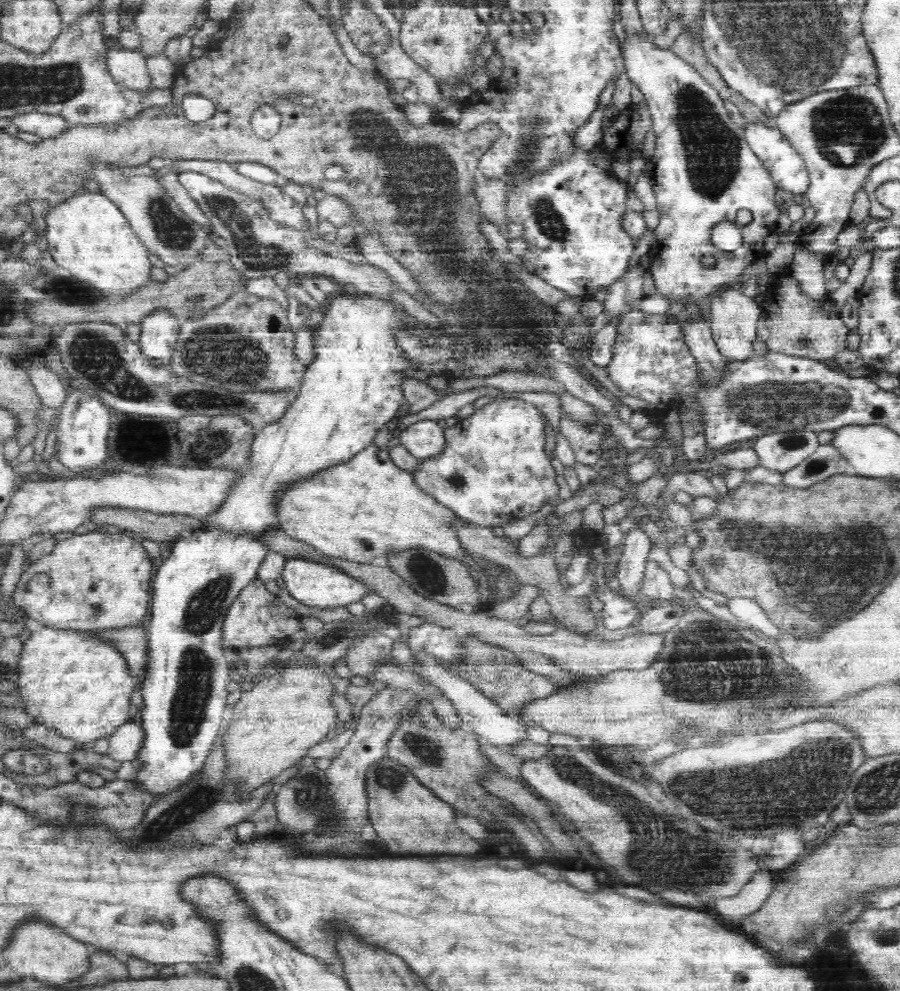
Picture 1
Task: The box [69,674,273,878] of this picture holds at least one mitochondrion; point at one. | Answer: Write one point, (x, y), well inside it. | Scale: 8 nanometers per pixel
(206, 793)

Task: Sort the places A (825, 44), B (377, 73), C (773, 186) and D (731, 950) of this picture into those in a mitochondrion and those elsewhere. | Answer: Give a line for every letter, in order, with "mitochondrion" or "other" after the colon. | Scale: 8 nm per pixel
A: mitochondrion
B: other
C: other
D: other

